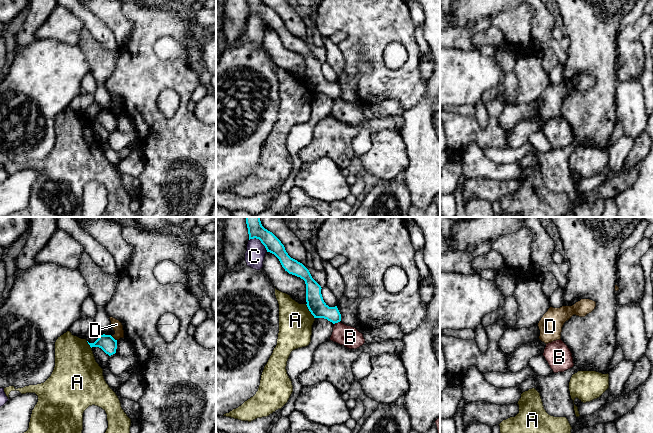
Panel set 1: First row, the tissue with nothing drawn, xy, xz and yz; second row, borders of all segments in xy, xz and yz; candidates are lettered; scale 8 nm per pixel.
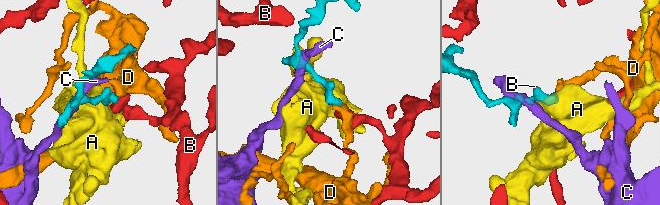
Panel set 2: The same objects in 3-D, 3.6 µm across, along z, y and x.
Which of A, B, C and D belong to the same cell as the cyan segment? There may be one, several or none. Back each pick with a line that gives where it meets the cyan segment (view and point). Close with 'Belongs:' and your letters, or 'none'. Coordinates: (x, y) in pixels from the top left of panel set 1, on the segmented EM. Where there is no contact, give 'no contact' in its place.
Belongs: none

